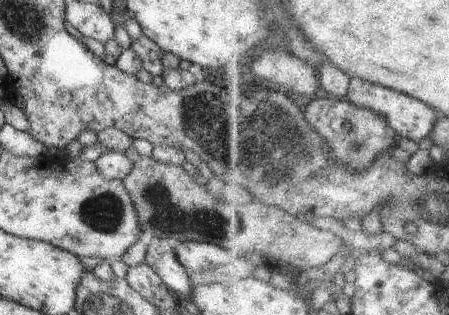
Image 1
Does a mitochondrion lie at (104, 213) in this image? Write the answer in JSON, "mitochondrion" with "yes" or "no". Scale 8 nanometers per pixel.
{"mitochondrion":"yes"}

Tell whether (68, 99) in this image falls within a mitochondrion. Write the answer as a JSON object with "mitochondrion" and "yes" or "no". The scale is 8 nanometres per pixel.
{"mitochondrion":"no"}

